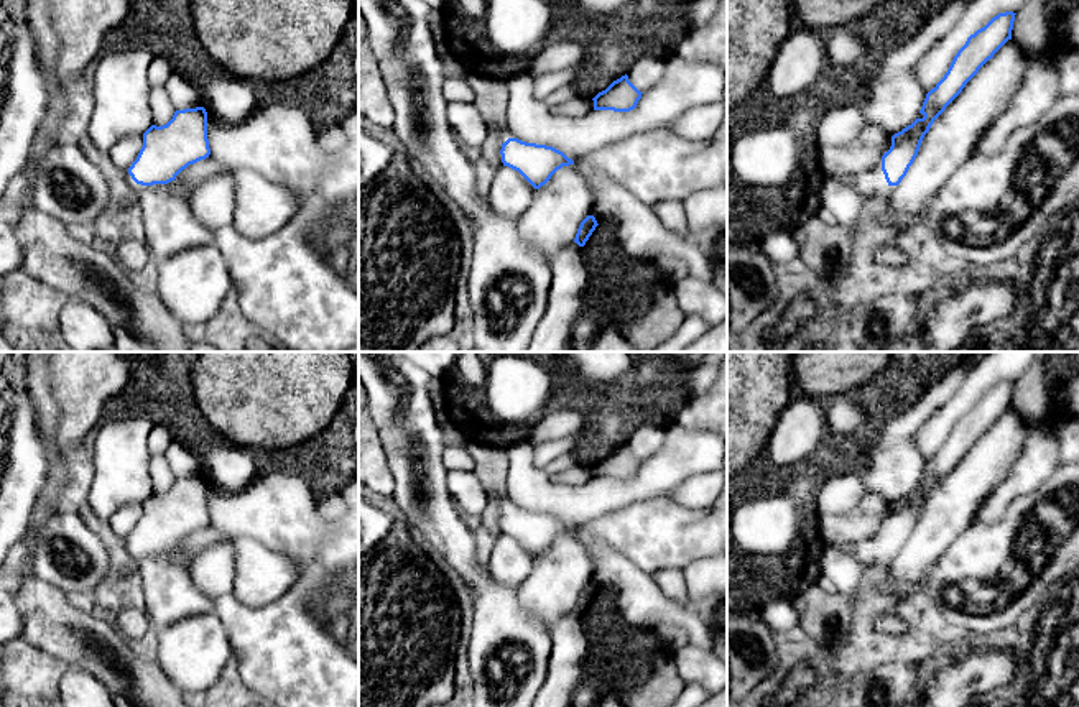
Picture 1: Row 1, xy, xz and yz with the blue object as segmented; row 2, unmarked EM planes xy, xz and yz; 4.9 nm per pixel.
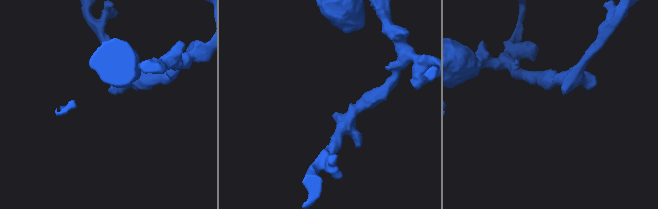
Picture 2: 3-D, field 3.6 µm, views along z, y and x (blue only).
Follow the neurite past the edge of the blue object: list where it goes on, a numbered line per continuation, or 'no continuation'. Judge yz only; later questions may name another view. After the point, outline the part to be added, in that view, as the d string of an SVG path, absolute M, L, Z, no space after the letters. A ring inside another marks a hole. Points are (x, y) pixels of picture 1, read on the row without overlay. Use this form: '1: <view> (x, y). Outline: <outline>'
1: yz (880, 554). Outline: M882 526L870 539L867 539L867 544L870 546L873 554L873 566L865 574L868 575L873 574L875 571L887 569L890 561L888 561L888 551L882 539Z

